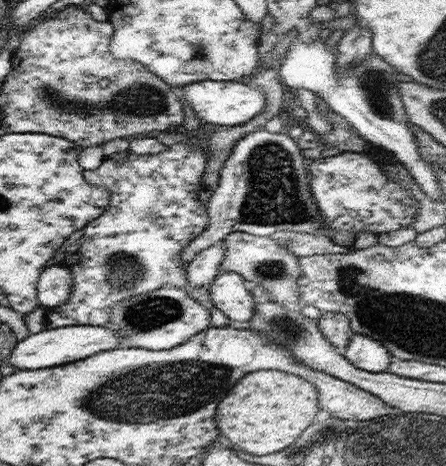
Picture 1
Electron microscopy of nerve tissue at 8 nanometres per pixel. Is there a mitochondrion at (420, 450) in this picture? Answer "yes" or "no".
yes

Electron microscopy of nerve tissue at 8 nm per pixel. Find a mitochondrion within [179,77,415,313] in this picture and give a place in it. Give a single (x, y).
(273, 197)

